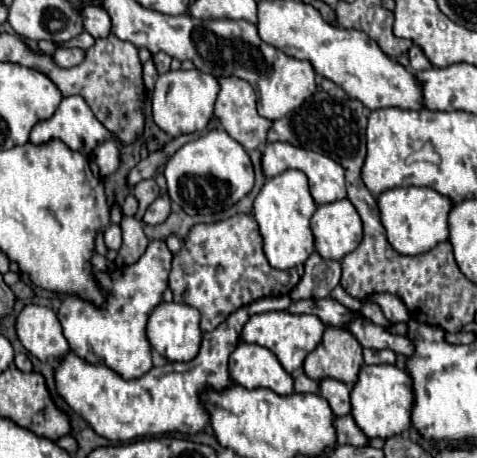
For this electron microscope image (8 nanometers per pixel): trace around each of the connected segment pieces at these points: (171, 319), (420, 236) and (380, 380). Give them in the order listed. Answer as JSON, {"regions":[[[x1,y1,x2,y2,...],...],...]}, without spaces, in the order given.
{"regions":[[[159,303,147,321,147,339,151,347,169,361,191,361,201,345,199,311,185,303]],[[429,187,389,189,377,197,377,205,387,241,399,255,421,255,433,249,437,243,449,239,447,215,451,209,451,201]],[[363,365,359,371,357,383,351,387,351,417,355,419,357,427,367,437,381,437,389,439,393,435,401,435,405,429,411,427,411,413,413,407,413,389,409,385,409,375,403,369,397,369,395,365]]]}

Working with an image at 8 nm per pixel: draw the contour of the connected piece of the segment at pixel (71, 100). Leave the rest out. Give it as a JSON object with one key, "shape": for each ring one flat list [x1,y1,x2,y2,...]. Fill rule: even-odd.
{"shape":[[71,95,71,97,63,97,63,101,59,103,57,111,55,111,49,119,43,119,43,121,39,121,39,123,33,127,29,141,35,143,35,145,41,145,41,143,49,141,51,137,61,139,61,141,63,141,65,145,69,145,69,149,73,149,73,151,79,151,79,153,89,155,97,143,103,143,103,141,111,139,111,133,109,133,109,131,105,129,105,125,91,113,89,105,87,105,79,95]]}

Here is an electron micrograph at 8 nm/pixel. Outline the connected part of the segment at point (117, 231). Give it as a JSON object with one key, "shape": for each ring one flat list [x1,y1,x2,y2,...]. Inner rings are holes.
{"shape":[[111,223,105,231,105,245,107,249,119,249,121,247,121,227,117,223]]}

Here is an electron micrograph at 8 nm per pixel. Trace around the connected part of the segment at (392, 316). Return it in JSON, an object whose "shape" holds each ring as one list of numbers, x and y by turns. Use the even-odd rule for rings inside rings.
{"shape":[[377,293,377,295,371,295,367,299,373,299,375,303,379,303,379,307,383,309,383,315,389,321,409,321,409,311,405,309,405,303,397,295]]}

